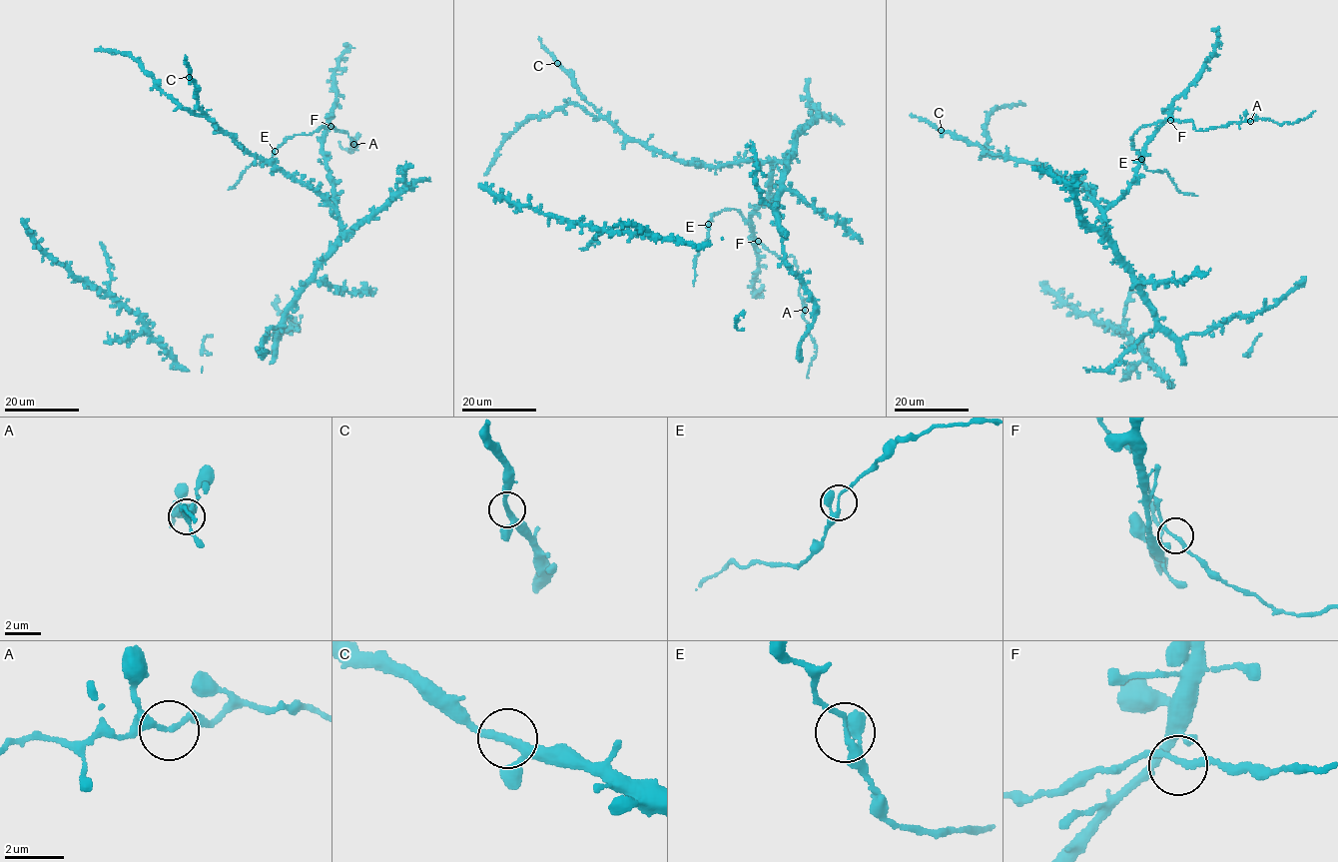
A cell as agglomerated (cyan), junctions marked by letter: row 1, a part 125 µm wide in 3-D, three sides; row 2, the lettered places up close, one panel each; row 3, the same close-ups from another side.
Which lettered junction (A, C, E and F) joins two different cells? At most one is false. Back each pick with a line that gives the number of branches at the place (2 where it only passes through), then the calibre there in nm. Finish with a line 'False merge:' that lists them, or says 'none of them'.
False merge: none of them

